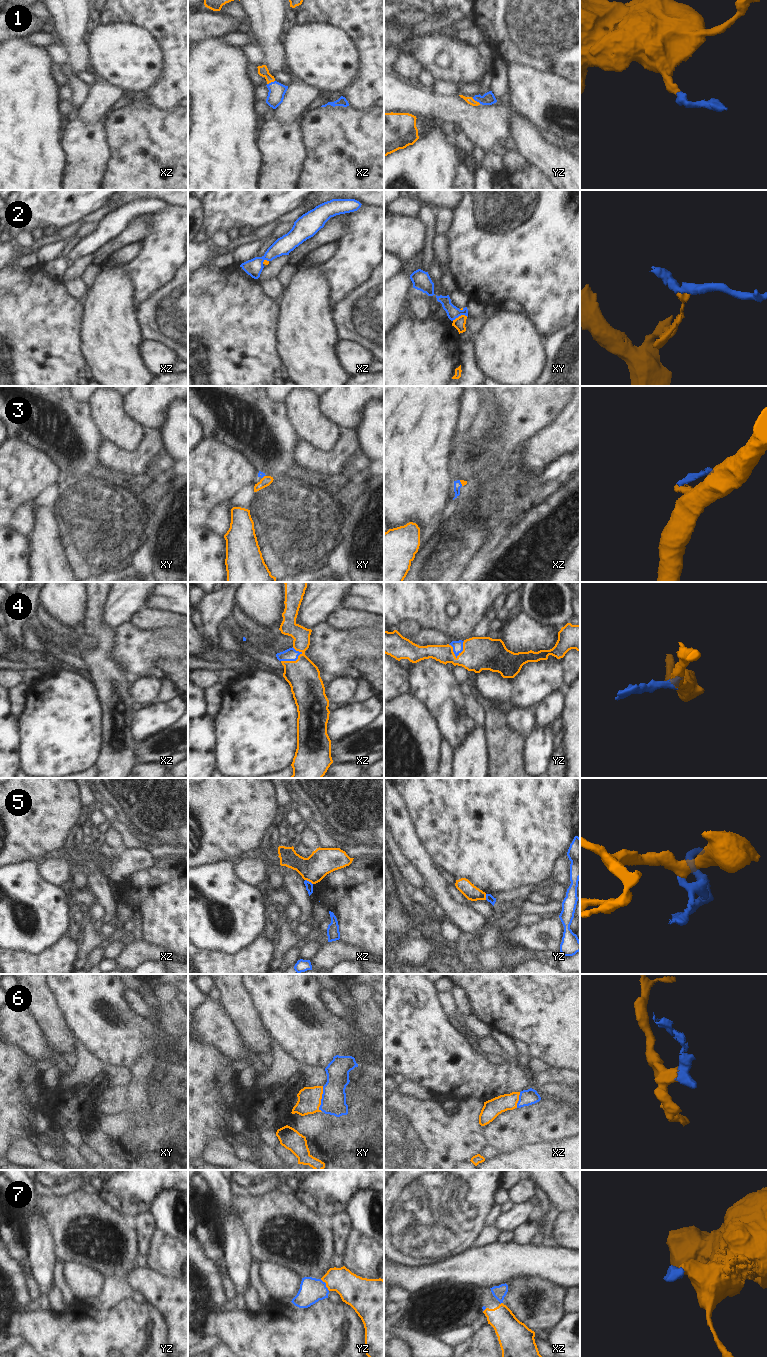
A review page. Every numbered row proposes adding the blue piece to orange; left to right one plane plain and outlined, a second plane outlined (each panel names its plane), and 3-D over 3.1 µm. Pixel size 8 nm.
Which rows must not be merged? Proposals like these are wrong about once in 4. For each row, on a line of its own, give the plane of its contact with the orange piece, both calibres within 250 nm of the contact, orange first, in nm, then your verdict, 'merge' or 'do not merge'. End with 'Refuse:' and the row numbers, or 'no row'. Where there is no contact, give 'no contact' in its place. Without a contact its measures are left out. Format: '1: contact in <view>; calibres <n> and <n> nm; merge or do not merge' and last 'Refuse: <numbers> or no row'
1: contact in xz; calibres 90 and 130 nm; merge
2: contact in xy; calibres 100 and 100 nm; do not merge
3: contact in xz; calibres 40 and 60 nm; do not merge
4: contact in xz; calibres 260 and 100 nm; merge
5: contact in xz; calibres 220 and 60 nm; do not merge
6: contact in xy; calibres 190 and 200 nm; merge
7: contact in yz; calibres 240 and 200 nm; do not merge
Refuse: 2, 3, 5, 7

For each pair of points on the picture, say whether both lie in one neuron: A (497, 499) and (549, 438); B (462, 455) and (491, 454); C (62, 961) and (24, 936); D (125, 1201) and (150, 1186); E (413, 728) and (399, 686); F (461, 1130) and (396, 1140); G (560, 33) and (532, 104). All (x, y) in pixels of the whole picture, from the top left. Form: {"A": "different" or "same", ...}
{"A": "same", "B": "same", "C": "different", "D": "same", "E": "different", "F": "same", "G": "different"}

